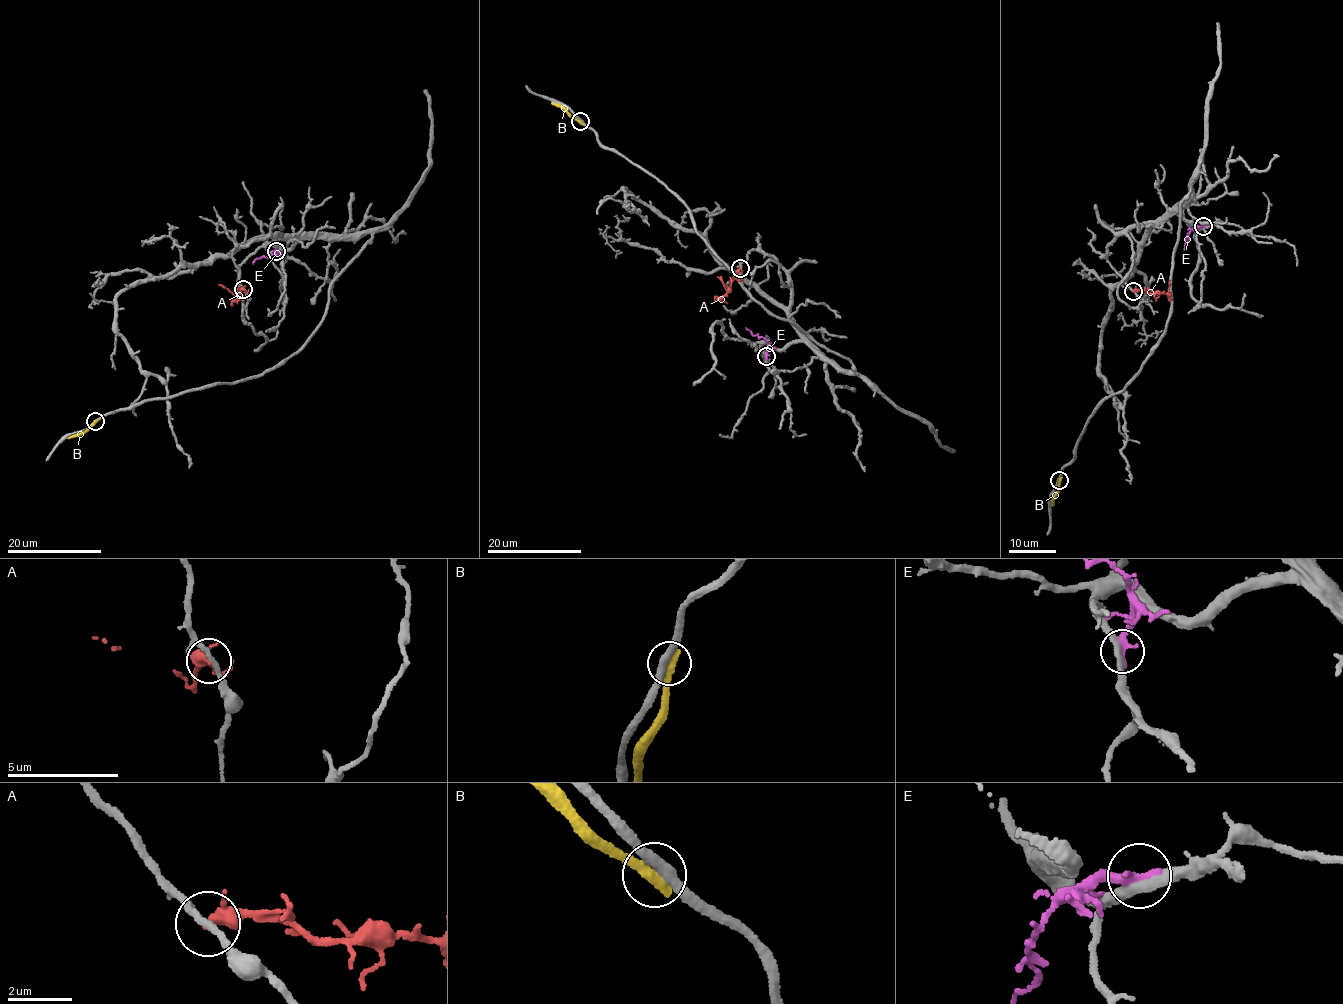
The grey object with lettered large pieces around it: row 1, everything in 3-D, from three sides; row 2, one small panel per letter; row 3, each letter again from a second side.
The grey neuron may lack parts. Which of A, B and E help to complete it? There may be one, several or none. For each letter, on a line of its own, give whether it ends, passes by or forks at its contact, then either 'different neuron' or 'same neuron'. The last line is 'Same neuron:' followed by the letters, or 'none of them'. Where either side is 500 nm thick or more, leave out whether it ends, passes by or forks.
A: it passes by; different neuron
B: it ends; different neuron
E: it ends; different neuron
Same neuron: none of them

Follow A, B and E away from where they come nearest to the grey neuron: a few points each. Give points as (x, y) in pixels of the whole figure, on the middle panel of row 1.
A: (740, 268), (723, 295), (723, 300), (728, 303)
B: (580, 121), (551, 103)
E: (766, 356), (766, 341), (746, 327)

